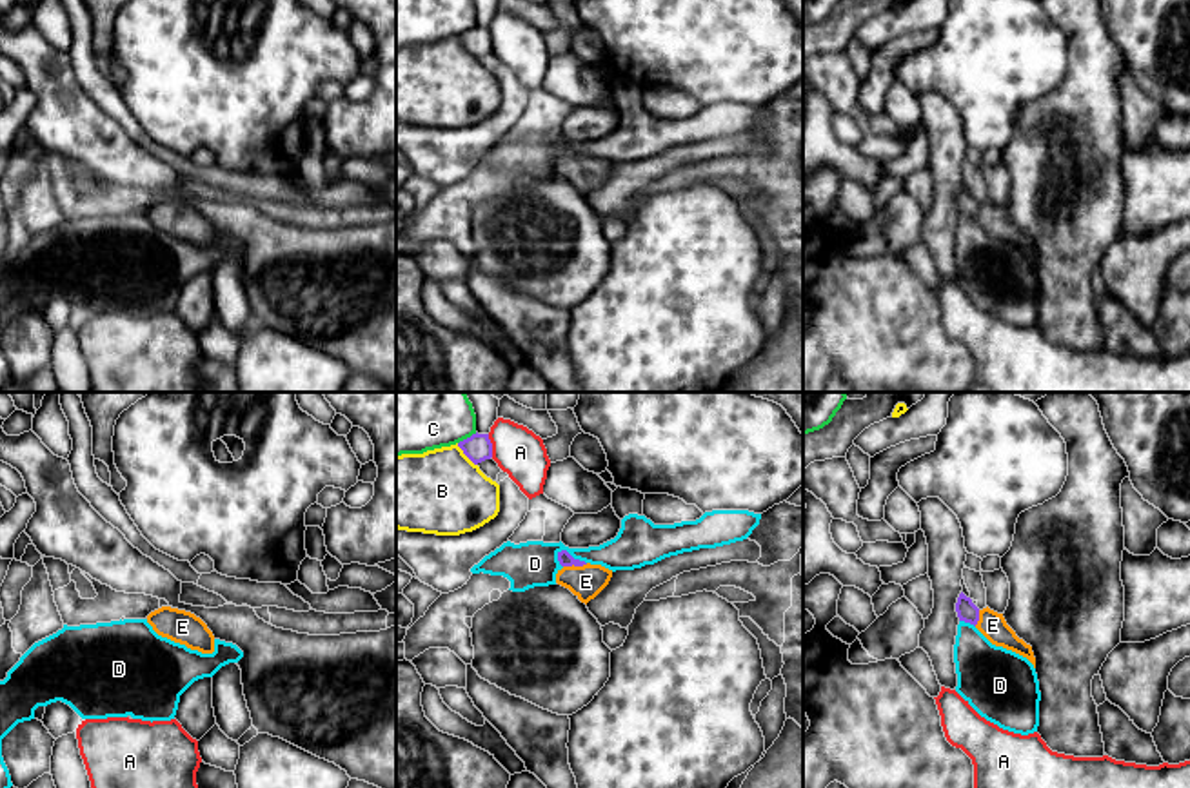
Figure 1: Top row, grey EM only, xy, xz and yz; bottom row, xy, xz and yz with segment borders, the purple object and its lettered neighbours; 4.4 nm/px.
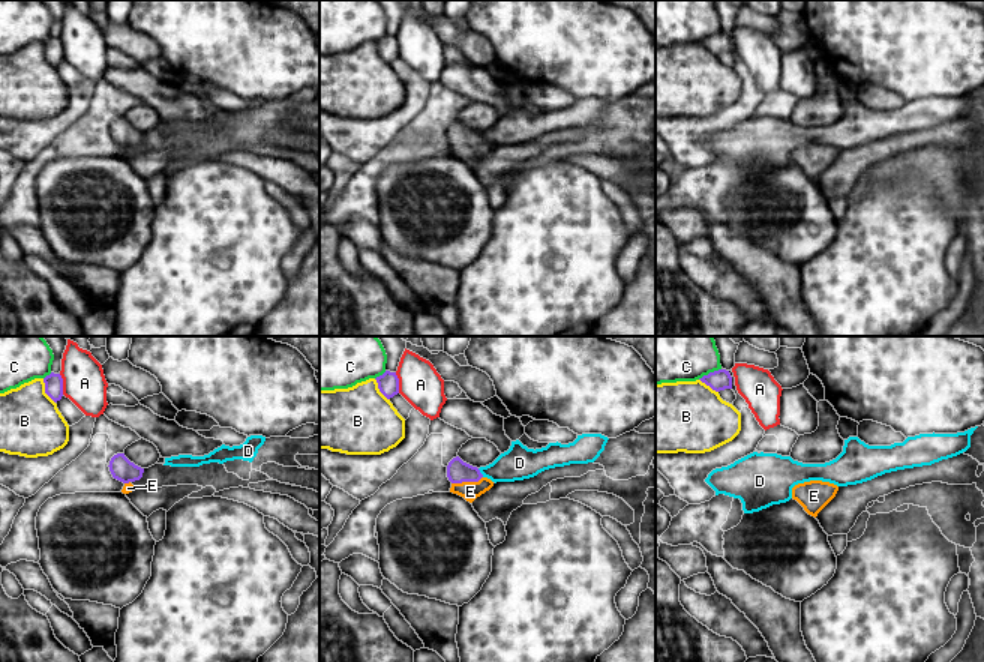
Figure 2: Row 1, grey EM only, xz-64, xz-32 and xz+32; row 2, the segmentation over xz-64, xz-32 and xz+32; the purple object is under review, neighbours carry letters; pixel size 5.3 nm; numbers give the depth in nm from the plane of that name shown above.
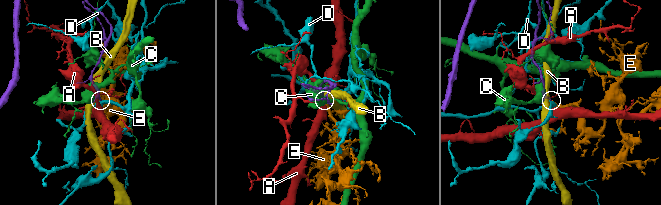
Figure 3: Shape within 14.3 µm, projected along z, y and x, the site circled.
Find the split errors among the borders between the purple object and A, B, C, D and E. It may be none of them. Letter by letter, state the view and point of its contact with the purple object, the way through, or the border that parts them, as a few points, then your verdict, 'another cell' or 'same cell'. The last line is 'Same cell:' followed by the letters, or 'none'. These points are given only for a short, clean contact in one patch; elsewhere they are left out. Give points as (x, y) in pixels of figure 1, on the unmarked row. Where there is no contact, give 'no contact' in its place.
A: contact xz (491, 39); another cell
B: contact xz (466, 48); another cell
C: contact xz (467, 31); another cell
D: contact xz (569, 147); border xz (556, 146), (567, 144), (585, 157); another cell
E: contact xz (575, 158); way xz (565, 153), (575, 158), (585, 175); same cell
Same cell: E

